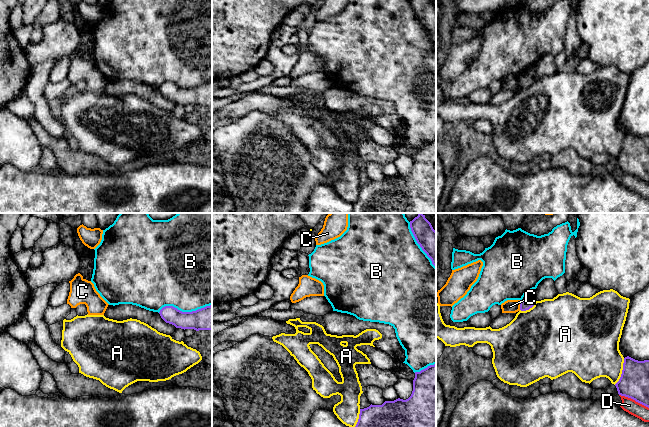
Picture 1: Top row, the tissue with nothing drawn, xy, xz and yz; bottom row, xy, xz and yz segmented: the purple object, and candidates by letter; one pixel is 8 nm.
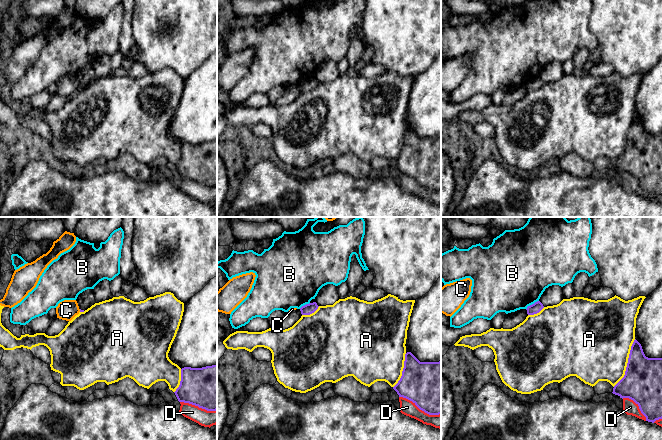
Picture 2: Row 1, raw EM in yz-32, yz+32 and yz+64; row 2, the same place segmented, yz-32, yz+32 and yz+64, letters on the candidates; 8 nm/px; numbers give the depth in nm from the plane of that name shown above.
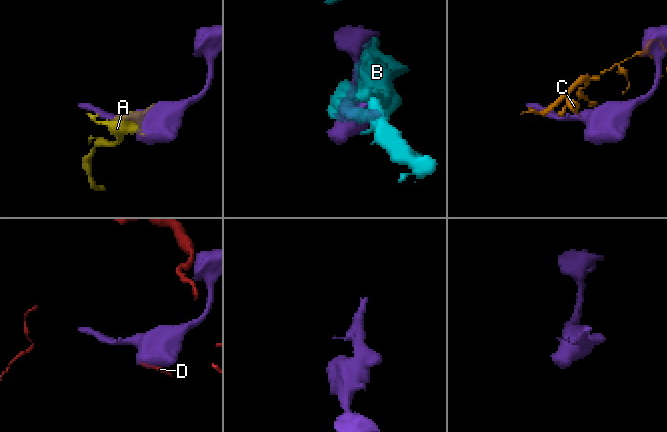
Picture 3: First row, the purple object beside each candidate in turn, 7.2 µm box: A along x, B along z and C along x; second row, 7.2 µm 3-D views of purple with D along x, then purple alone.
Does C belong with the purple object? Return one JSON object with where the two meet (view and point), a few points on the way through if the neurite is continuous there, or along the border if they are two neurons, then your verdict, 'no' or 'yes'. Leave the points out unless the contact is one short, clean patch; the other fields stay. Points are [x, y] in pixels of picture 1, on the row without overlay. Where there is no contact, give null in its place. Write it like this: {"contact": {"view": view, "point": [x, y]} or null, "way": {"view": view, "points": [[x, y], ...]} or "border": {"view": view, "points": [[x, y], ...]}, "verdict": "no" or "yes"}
{"contact": {"view": "yz", "point": [520, 81]}, "border": {"view": "yz", "points": [[521, 77], [519, 85]]}, "verdict": "no"}

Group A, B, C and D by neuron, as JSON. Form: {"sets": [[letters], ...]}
{"sets": [["A"], ["B"], ["C"], ["D"]]}

